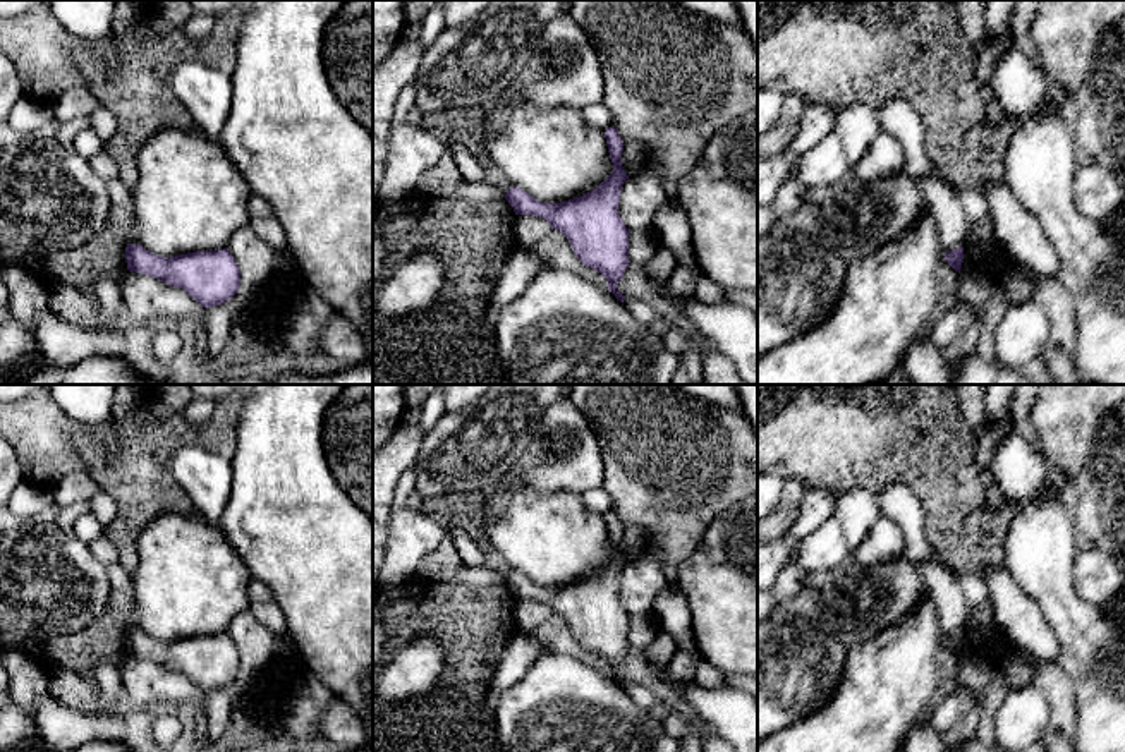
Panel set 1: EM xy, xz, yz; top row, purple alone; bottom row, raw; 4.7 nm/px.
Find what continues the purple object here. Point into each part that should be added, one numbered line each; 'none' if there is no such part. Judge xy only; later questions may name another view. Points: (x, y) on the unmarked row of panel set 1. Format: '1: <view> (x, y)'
none

